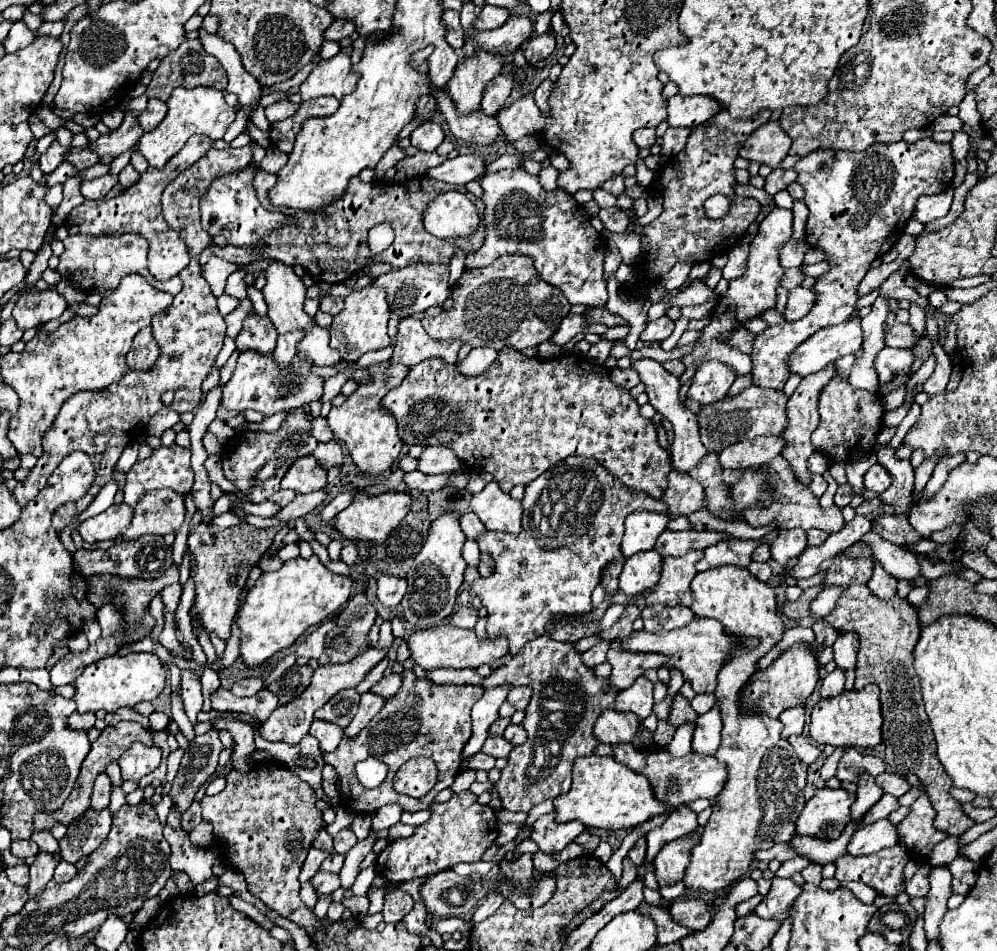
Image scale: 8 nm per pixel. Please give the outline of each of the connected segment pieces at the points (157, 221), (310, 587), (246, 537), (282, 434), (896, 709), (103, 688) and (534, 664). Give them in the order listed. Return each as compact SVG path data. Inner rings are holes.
M193 135L185 143L185 147L167 161L167 165L163 169L149 167L141 175L141 179L135 185L131 185L129 189L125 189L119 197L109 199L109 201L85 201L83 205L75 207L65 223L69 235L71 233L89 233L93 237L101 237L101 235L115 237L115 235L125 235L125 233L137 233L149 241L149 267L151 267L149 271L151 271L151 275L157 279L169 279L169 277L177 275L181 269L185 269L189 265L189 251L185 247L185 241L181 241L181 237L177 235L177 231L173 231L163 219L161 193L163 193L165 185L175 179L175 175L179 175L181 171L191 167L197 159L201 159L201 155L205 155L205 151L209 151L211 143L213 141L205 135Z
M317 555L285 561L275 573L261 573L255 587L247 593L247 601L239 611L241 657L245 665L261 665L273 653L293 645L309 627L321 625L337 613L351 595L353 581L345 575L331 573Z
M201 523L197 529L193 529L189 533L189 539L187 539L189 553L197 563L197 567L195 567L197 591L195 591L195 605L191 609L191 615L197 615L201 619L207 633L215 631L221 639L229 637L231 623L233 623L233 617L235 617L235 611L239 605L237 597L239 597L241 589L245 587L251 567L269 549L277 531L279 531L279 527L257 529L249 523L235 525L229 529L215 527L213 523L209 523L209 525Z
M297 409L273 433L239 431L231 439L231 443L223 447L221 465L225 477L239 489L243 497L247 497L251 503L261 503L279 491L281 477L289 469L289 463L293 463L293 459L299 459L303 455L311 455L315 447L317 439L311 435L311 417L307 417L303 411Z
M835 557L831 567L827 569L827 577L825 583L827 585L845 585L847 591L845 595L841 595L841 599L837 601L837 607L829 613L829 617L825 617L825 623L833 625L839 633L845 631L857 631L859 633L859 653L857 653L857 667L855 667L855 689L863 689L869 683L877 683L881 689L881 705L883 705L883 743L887 747L885 751L885 763L889 765L891 773L897 775L917 775L921 779L921 783L925 785L925 791L933 803L933 809L937 811L935 817L935 827L939 831L945 831L949 835L963 835L967 829L971 829L975 825L975 821L971 817L967 817L961 811L959 801L955 801L949 795L949 787L953 785L949 775L945 775L945 769L941 767L941 761L937 759L935 753L935 739L929 727L929 719L923 707L923 699L921 699L921 689L919 689L919 679L915 675L913 669L913 647L919 641L921 635L921 625L917 619L917 609L913 605L909 605L907 599L891 599L889 603L881 603L881 599L877 599L871 591L867 591L865 587L865 579L869 579L873 571L873 561L871 559L845 559L845 557Z
M129 653L129 655L111 655L97 663L85 667L85 671L73 683L77 703L77 713L87 711L117 711L121 707L133 707L141 701L153 701L165 687L165 669L157 655L153 653Z
M551 631L525 643L509 663L497 667L481 681L485 689L501 685L527 685L533 687L531 701L525 711L523 727L527 741L513 747L501 779L495 783L503 807L507 811L531 811L543 799L559 797L569 791L573 761L593 755L599 739L593 735L593 725L603 709L615 707L617 687L607 677L597 677L593 667L587 667L573 641L555 641Z

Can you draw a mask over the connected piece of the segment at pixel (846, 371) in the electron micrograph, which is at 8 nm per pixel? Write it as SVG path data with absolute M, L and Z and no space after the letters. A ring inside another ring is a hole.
M845 355L835 361L836 369L844 375L844 377L848 377L851 371L851 368L854 365L855 356L854 355Z

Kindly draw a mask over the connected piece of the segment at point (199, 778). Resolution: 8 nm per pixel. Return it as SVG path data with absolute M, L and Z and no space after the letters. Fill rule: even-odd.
M211 729L209 733L195 737L193 745L183 755L177 777L173 779L169 791L173 807L179 811L179 815L183 815L191 807L199 787L217 769L217 759L221 749L223 745L219 741L217 729Z

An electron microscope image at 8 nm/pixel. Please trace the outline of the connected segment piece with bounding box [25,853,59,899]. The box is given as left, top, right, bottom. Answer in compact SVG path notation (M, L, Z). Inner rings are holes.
M39 853L37 855L37 861L31 865L29 883L25 885L29 899L35 899L37 895L43 893L43 889L47 887L47 883L53 877L53 871L55 871L57 863L59 863L59 857L53 857L49 853Z

